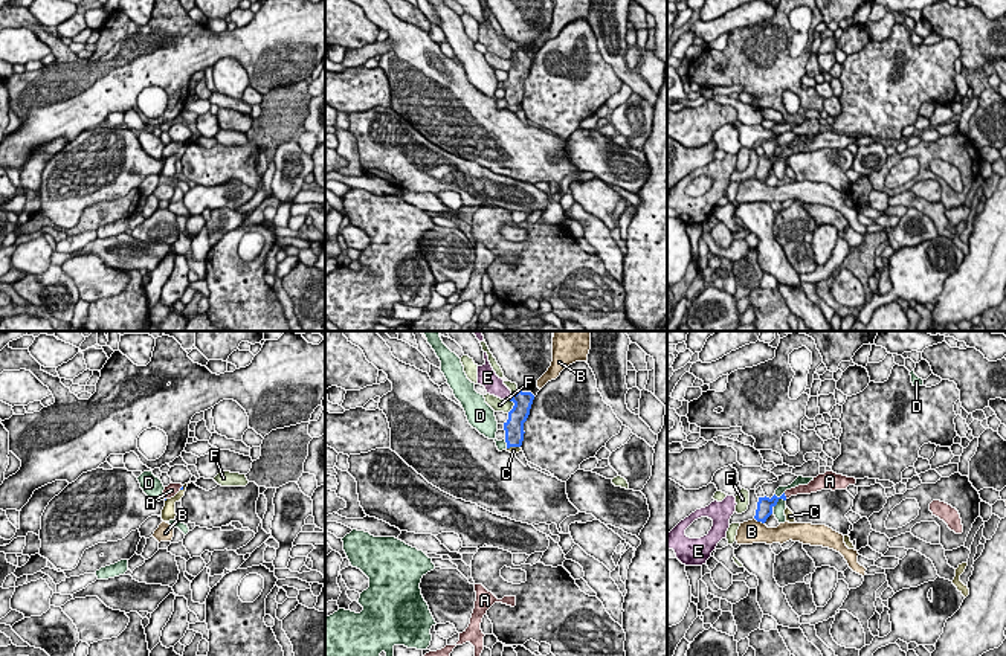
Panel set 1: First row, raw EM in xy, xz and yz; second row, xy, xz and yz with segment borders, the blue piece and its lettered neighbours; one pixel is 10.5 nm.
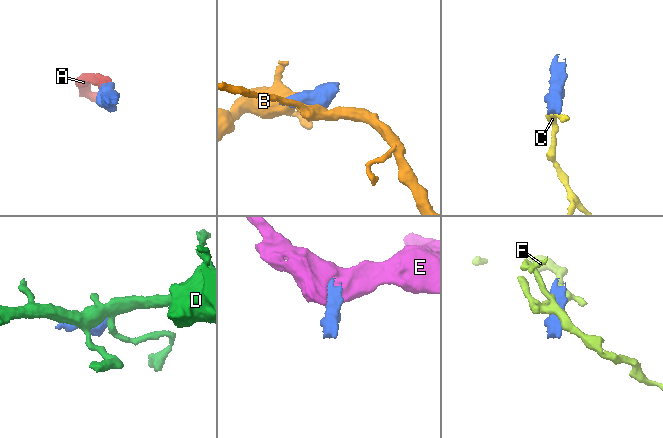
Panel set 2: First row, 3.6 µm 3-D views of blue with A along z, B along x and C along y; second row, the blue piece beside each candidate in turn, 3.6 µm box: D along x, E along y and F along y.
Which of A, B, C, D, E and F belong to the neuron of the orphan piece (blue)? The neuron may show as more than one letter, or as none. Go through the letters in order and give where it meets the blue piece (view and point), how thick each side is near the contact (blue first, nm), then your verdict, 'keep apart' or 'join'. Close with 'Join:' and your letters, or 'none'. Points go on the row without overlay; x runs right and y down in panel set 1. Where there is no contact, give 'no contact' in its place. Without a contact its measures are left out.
A: yz (785, 154) | 160/100 nm | join
B: yz (759, 179) | 160/240 nm | keep apart
C: xz (513, 104) | 200/90 nm | keep apart
D: yz (780, 156) | 160/130 nm | keep apart
E: xz (512, 55) | 200/200 nm | keep apart
F: xz (513, 64) | 200/140 nm | keep apart
Join: A

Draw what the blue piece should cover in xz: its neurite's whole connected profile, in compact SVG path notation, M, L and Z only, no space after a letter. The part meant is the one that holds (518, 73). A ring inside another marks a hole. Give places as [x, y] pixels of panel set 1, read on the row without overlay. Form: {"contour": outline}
{"contour": "M516 49L510 59L514 61L508 70L508 78L504 81L507 107L521 105L524 99L524 81L530 73L534 53L531 50Z"}

